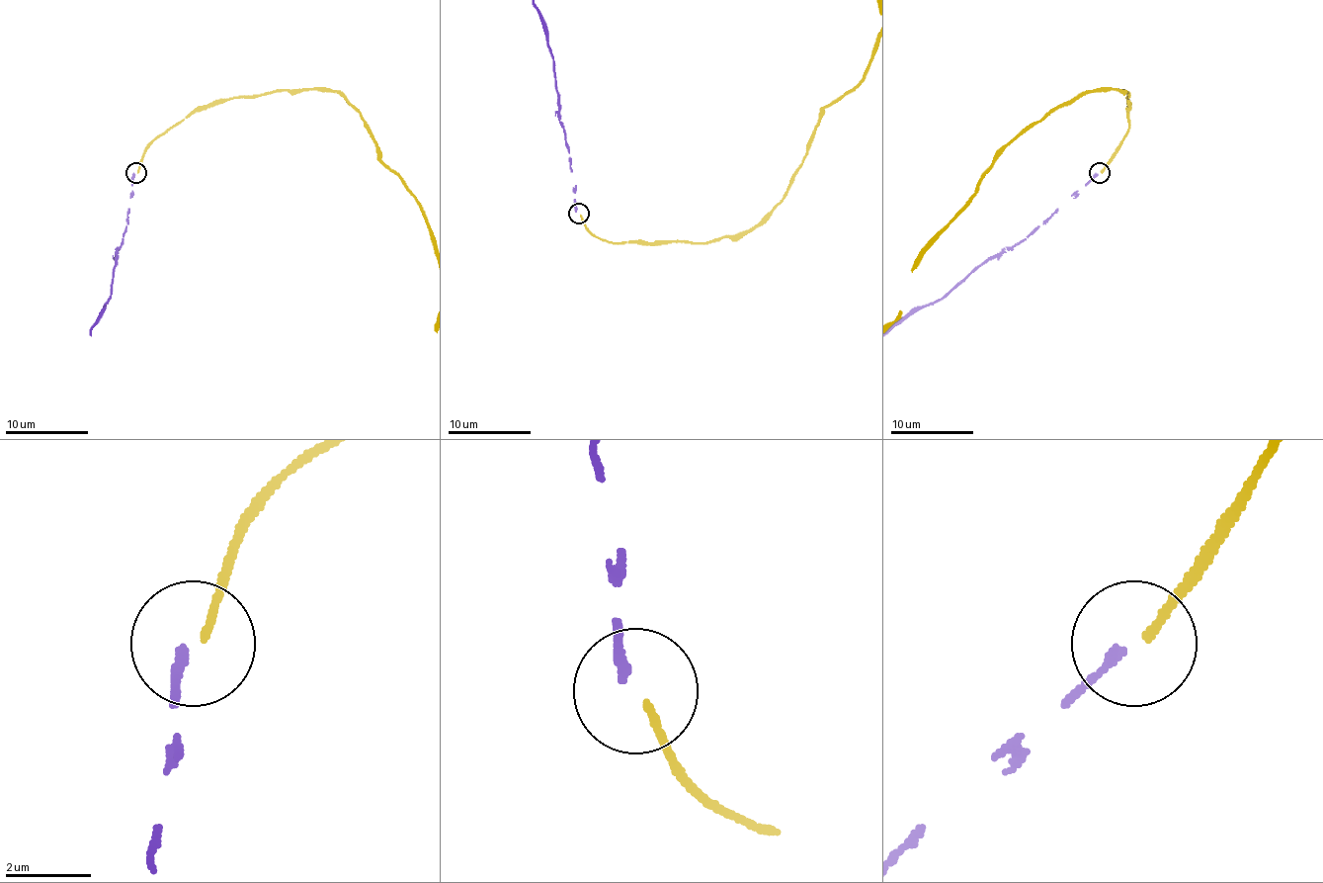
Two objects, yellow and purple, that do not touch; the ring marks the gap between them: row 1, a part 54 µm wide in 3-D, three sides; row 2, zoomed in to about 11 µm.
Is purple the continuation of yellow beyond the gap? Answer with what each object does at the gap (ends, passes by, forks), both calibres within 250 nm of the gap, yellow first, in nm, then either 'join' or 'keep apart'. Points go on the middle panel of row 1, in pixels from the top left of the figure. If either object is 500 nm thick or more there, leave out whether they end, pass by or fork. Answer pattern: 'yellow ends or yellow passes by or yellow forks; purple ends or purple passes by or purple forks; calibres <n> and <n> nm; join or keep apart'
yellow ends; purple ends; calibres 180 and 200 nm; keep apart

